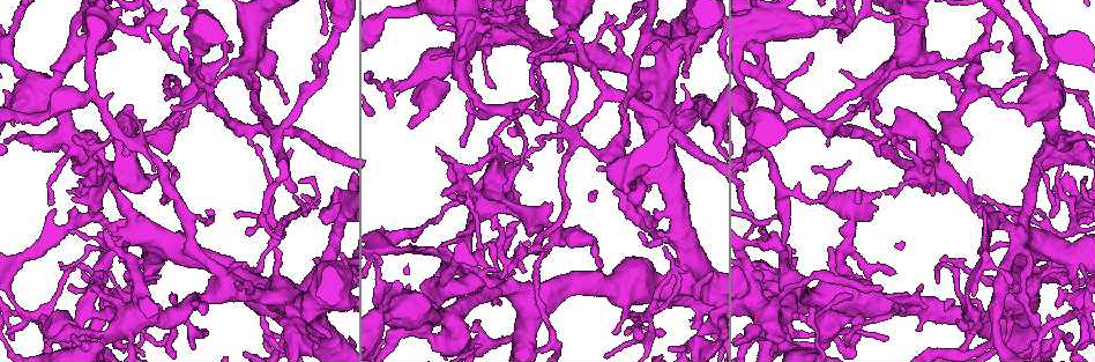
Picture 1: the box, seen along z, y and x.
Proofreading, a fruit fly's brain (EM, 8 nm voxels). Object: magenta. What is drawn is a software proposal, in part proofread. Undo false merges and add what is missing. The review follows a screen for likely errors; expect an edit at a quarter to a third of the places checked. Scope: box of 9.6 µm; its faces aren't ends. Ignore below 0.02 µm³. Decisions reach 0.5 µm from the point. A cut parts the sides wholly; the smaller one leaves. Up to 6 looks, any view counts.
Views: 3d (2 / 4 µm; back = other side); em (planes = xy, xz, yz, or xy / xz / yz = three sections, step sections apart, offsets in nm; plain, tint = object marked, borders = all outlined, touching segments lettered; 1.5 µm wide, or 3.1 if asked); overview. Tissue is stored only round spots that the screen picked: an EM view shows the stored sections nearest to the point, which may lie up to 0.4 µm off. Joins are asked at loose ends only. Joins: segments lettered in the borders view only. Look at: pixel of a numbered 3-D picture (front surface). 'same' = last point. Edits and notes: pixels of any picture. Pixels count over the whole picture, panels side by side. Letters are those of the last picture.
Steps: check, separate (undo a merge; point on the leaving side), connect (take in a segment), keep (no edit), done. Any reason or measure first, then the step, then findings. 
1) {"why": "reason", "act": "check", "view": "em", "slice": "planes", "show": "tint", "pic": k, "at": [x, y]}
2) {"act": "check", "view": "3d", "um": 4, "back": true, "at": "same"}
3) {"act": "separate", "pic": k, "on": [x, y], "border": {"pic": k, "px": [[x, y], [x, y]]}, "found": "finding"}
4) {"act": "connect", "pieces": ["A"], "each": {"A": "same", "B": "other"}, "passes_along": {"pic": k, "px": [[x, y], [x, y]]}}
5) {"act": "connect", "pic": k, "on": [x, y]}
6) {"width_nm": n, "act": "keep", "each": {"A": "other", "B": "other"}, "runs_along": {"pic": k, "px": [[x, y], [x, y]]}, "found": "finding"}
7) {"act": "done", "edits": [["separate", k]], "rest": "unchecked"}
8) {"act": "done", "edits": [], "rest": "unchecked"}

{"why": "tapers out", "act": "check", "view": "3d", "um": 4, "pic": 1, "at": [159, 277]}

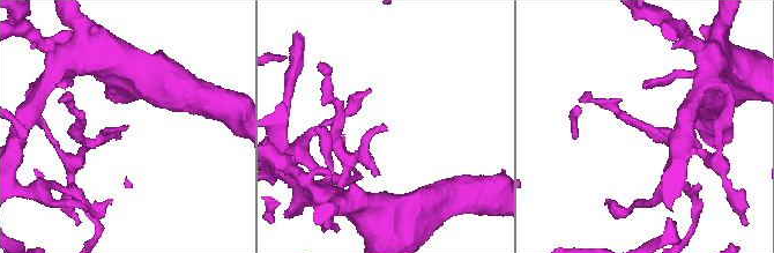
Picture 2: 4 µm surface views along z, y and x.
{"act": "check", "view": "em", "slice": "planes", "show": "borders", "pic": 2, "at": [125, 131]}

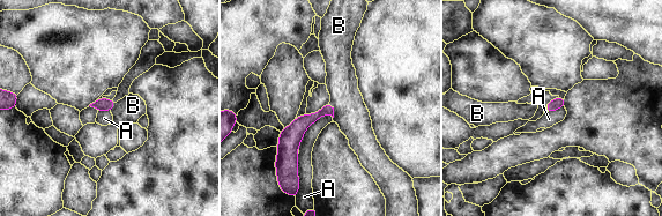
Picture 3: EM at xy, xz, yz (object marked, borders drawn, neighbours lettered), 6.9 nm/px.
{"act": "keep", "each": {"A": "other", "B": "other"}, "found": "none of them fits"}

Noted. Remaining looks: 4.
{"why": "thick turns thin", "act": "check", "view": "3d", "um": 2, "pic": 1, "at": [1030, 259]}

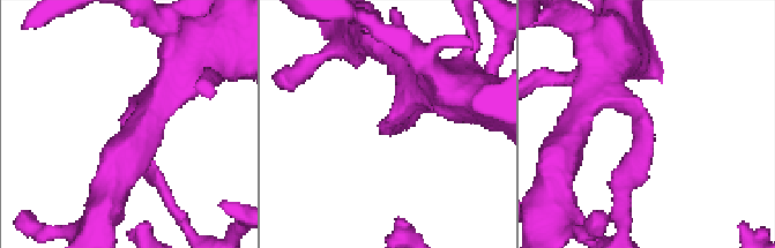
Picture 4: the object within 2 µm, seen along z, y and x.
{"act": "check", "view": "em", "slice": "yz", "step": 4, "show": "tint", "pic": 4, "at": [395, 119]}

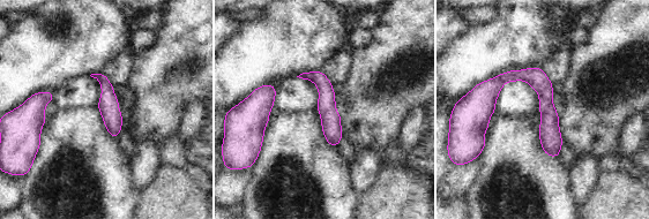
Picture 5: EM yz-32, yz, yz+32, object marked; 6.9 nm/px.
{"why": "cut it another way", "act": "check", "view": "em", "slice": "planes", "show": "borders", "at": "same"}

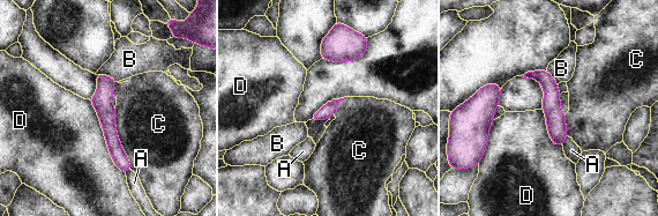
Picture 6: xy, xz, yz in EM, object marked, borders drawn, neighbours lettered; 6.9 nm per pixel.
{"act": "keep", "each": {"A": "other", "B": "other", "C": "other", "D": "other"}, "runs_along": {"pic": 6, "px": [[99, 76], [111, 138], [126, 169]]}, "found": "continuous, no second cell"}

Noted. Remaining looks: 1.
{"act": "done", "edits": [], "rest": "unchecked"}

